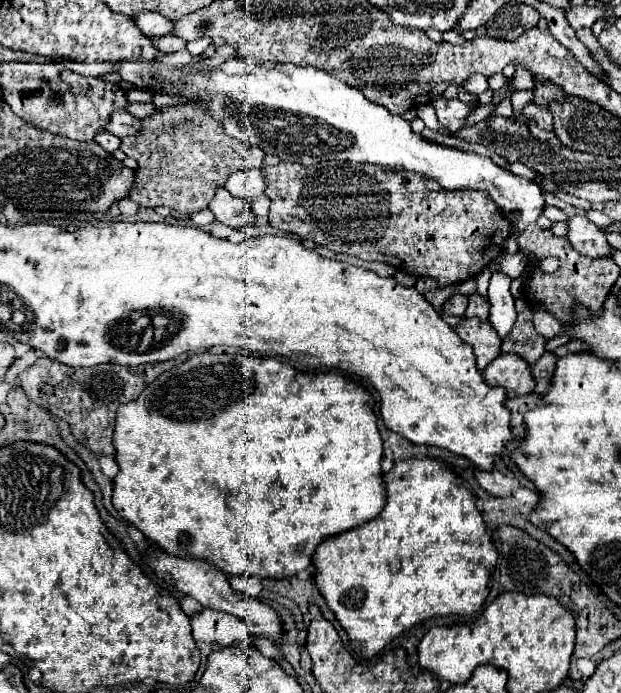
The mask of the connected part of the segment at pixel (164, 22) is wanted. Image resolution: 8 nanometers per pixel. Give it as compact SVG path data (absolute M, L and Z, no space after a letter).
M140 12L140 16L132 16L134 24L146 34L146 36L166 36L172 34L172 24L168 18L156 14L156 12Z

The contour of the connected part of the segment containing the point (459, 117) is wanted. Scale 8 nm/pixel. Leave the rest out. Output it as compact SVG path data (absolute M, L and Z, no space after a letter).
M438 96L434 102L432 102L434 110L436 110L436 116L438 116L438 122L440 126L448 128L450 132L458 132L462 126L464 126L464 118L466 114L470 112L470 106L466 106L464 102L460 102L458 98L444 98L444 96Z

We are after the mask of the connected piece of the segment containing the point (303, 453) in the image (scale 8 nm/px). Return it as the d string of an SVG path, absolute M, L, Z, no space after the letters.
M202 352L202 354L194 354L190 356L186 362L170 368L168 372L160 374L136 400L128 402L128 404L122 404L118 408L118 414L116 414L116 430L114 430L114 446L116 446L116 462L120 466L120 472L118 476L114 478L114 498L112 498L112 504L114 508L118 510L118 514L128 520L130 524L134 524L146 538L150 538L152 542L156 542L164 552L172 554L172 556L180 556L180 558L198 558L198 560L208 560L210 564L214 564L216 568L220 568L226 576L260 576L260 578L290 578L290 576L296 576L300 570L308 568L310 562L312 562L312 554L316 552L316 546L332 536L332 534L340 534L344 530L352 530L360 524L366 524L368 520L376 518L384 504L386 504L386 486L382 482L382 468L380 468L380 462L382 462L382 456L384 456L384 446L382 446L382 438L380 438L380 432L378 432L378 426L376 426L376 414L374 414L374 398L370 396L370 392L344 378L342 374L336 374L336 372L314 372L314 374L308 374L308 372L298 372L294 370L290 364L284 364L276 358L270 358L270 356L242 356L242 354L226 354L226 352Z

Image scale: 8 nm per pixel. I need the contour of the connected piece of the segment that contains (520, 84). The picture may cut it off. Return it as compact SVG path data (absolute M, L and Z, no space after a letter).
M518 66L518 68L516 68L516 74L508 80L508 84L504 86L504 90L510 94L512 90L514 90L514 92L516 92L516 90L530 90L532 86L534 86L534 80L532 80L530 72L528 72L526 68Z

